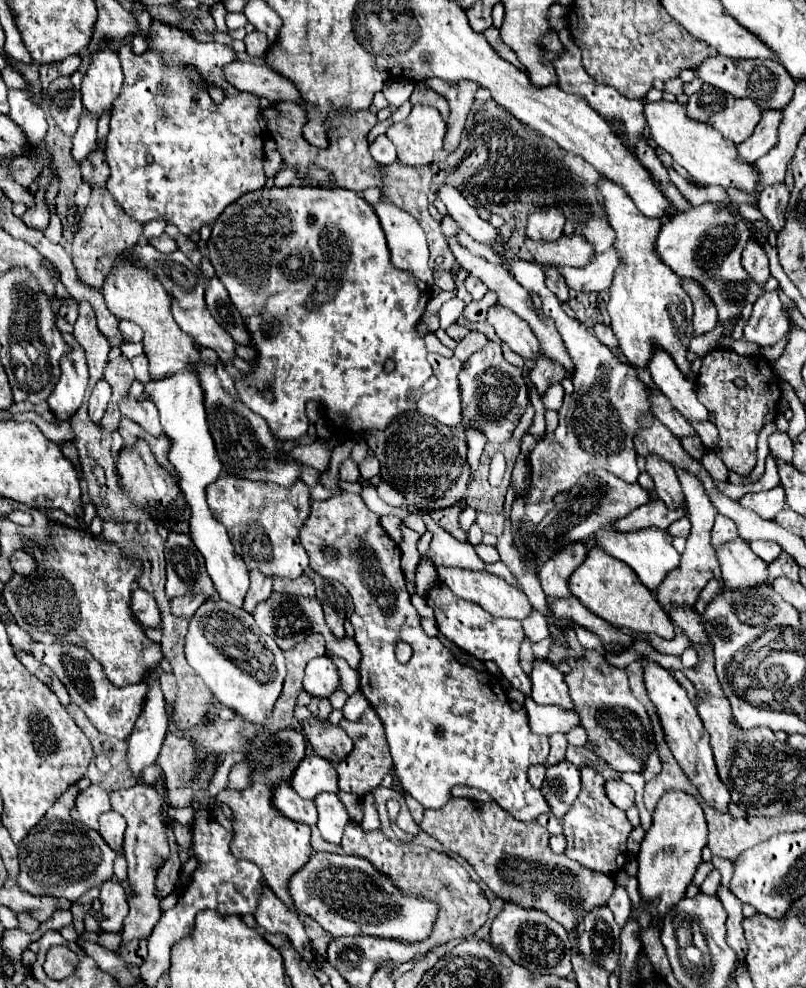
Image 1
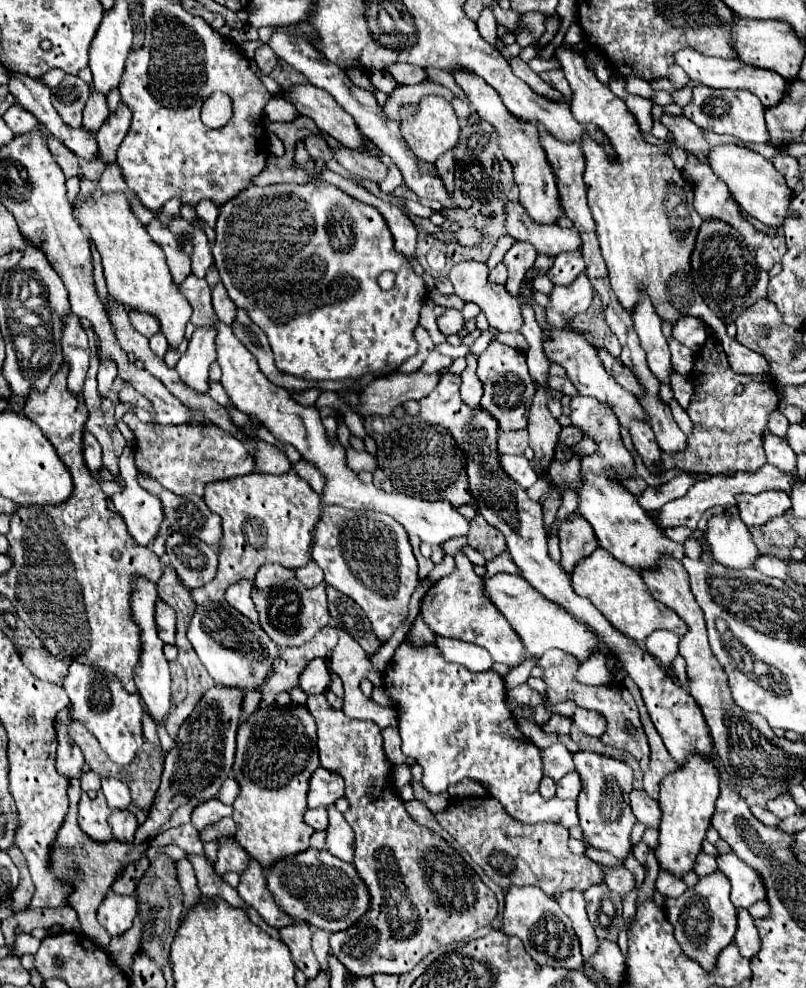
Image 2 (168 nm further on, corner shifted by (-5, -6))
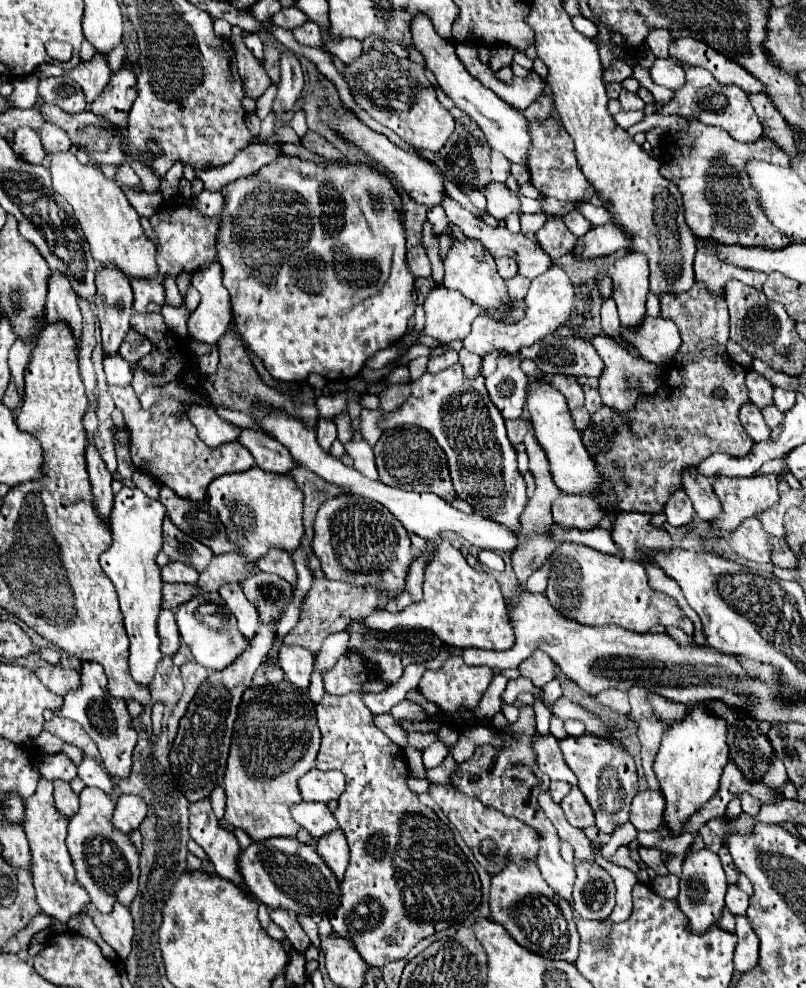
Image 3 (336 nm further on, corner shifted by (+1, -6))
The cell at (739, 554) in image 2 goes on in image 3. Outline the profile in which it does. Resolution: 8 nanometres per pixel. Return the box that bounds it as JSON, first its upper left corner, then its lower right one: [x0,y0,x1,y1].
[683,470,723,522]

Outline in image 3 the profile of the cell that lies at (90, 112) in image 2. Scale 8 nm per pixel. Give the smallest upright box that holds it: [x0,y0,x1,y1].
[69,54,111,106]

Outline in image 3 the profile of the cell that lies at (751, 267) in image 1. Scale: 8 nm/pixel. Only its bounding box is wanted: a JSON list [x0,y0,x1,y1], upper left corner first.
[661,120,789,250]

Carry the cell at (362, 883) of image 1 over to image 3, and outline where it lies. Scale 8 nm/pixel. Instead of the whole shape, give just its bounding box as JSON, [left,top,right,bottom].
[239,838,341,920]

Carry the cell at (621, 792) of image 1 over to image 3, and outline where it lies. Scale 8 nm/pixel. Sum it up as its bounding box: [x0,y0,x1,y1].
[631,790,665,832]

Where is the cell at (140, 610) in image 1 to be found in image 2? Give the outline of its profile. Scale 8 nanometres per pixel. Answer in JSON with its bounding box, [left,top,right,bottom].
[155,602,175,644]

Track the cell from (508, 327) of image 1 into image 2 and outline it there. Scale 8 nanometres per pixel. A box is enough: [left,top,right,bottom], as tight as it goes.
[449,260,523,332]

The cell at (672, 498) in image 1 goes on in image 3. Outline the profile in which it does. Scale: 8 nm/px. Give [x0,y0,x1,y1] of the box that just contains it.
[591,336,663,422]

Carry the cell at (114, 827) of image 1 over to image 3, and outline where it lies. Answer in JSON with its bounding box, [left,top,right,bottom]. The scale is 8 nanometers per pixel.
[113,796,147,834]

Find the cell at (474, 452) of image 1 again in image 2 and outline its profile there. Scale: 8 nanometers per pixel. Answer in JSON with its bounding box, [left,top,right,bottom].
[461,352,483,408]

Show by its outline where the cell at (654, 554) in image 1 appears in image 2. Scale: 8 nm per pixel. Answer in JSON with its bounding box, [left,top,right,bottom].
[577,474,683,570]

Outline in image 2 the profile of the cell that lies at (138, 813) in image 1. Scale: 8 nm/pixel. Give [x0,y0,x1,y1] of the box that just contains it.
[101,776,131,810]

